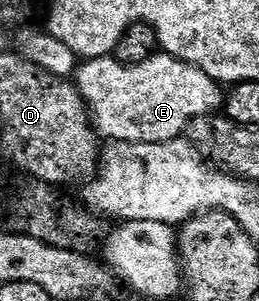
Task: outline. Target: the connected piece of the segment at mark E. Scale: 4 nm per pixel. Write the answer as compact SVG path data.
M158 52L143 60L143 64L134 66L124 66L115 56L90 58L78 65L75 85L85 97L85 105L98 135L113 142L170 142L188 131L189 122L195 120L195 116L212 114L223 106L223 90L214 78L207 76L207 72L198 66L164 52Z

